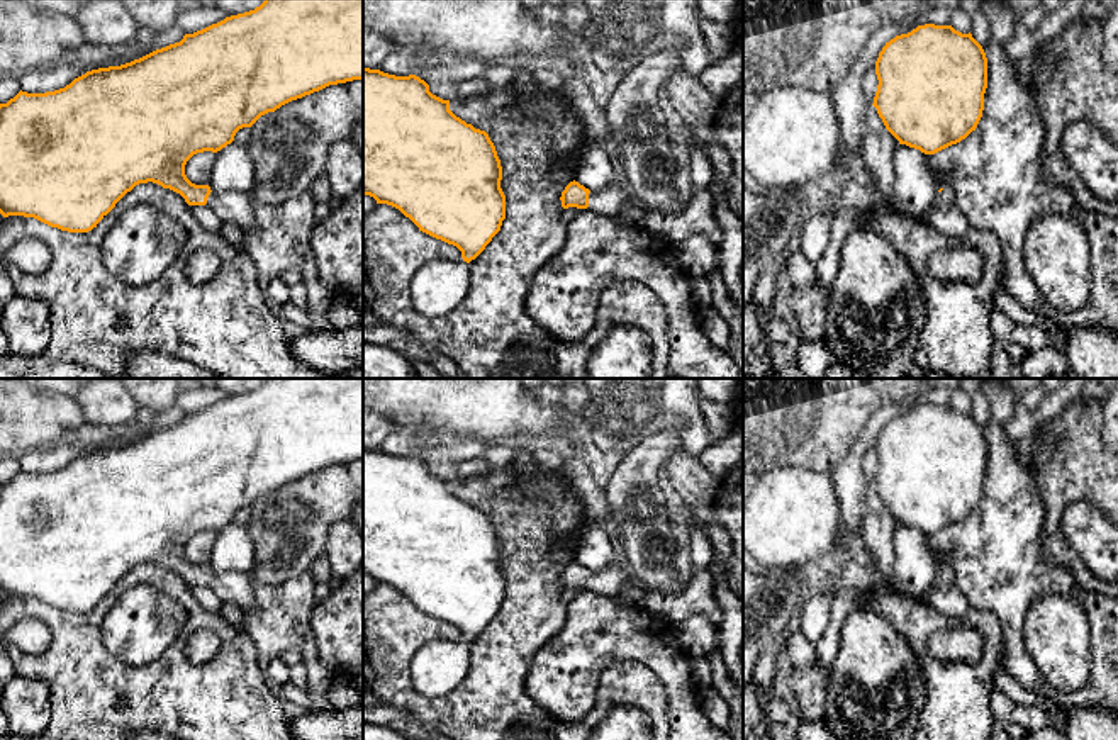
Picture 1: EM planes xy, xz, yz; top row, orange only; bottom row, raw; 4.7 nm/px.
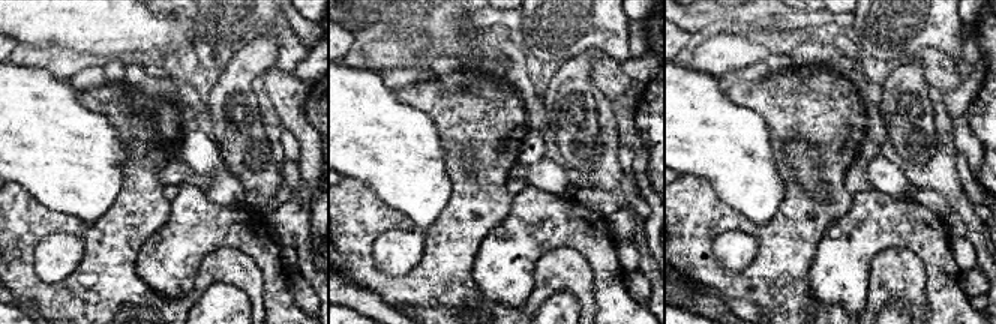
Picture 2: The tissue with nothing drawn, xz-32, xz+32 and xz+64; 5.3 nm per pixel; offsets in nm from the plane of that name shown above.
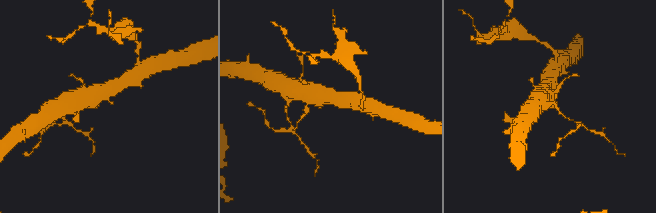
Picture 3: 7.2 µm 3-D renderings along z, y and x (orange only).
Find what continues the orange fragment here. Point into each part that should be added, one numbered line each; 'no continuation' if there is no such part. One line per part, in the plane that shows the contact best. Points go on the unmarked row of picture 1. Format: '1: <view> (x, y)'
1: xz (611, 581)

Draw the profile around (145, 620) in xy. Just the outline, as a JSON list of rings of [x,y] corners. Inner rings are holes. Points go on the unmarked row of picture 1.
[[[156,586],[127,589],[100,628],[107,650],[131,664],[151,664],[182,631],[187,611]]]

